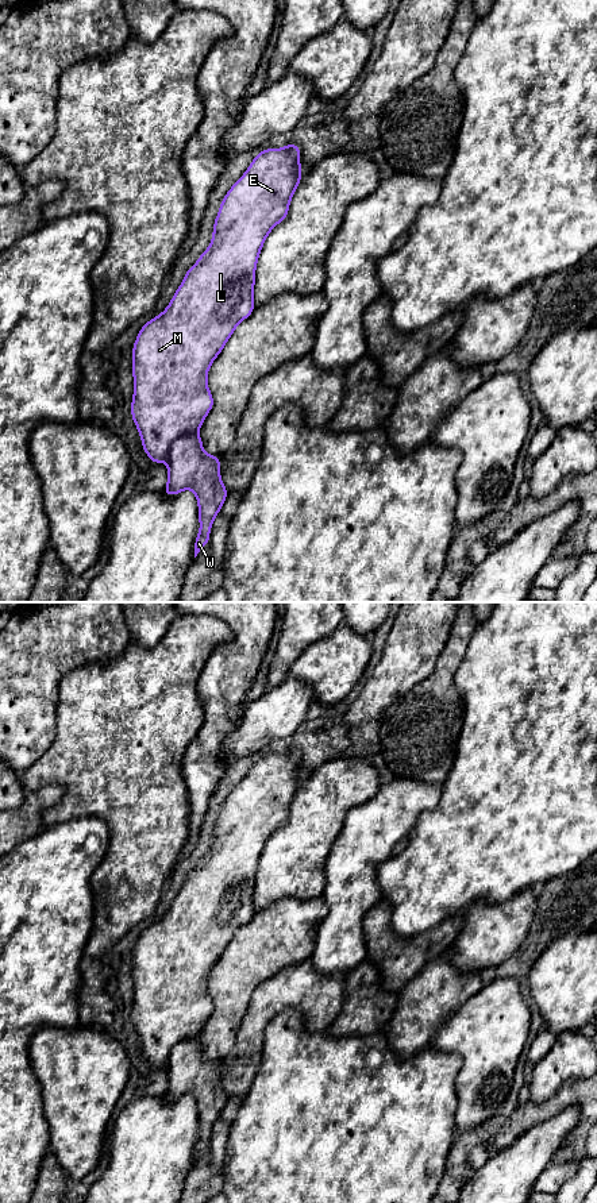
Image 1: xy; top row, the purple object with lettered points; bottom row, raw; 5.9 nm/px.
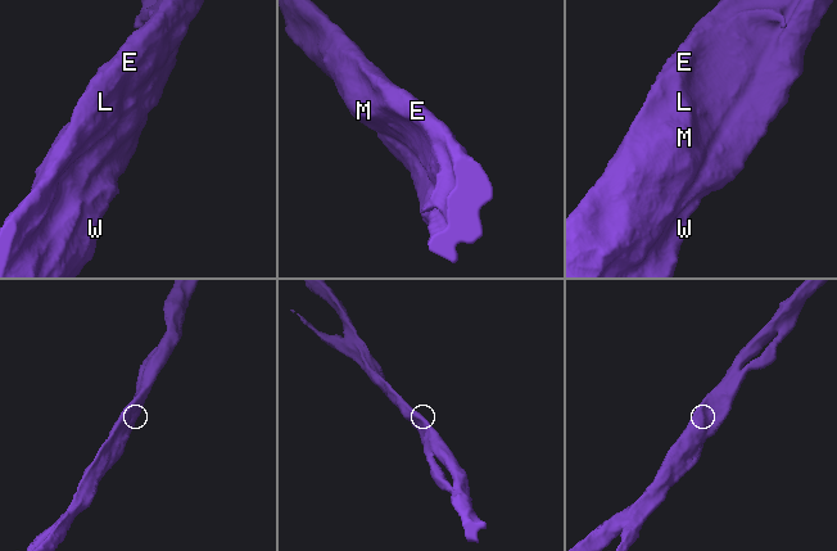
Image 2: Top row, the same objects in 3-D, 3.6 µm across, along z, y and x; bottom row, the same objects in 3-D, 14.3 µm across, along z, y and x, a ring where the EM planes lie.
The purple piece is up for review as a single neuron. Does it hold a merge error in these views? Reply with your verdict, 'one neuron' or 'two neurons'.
two neurons

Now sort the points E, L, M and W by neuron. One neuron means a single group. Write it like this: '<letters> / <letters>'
E L M / W

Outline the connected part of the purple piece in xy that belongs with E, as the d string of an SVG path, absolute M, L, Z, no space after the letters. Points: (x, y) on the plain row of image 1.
M289 748L284 753L262 755L223 802L209 852L188 874L167 913L139 936L132 952L131 1021L139 1036L143 1054L153 1068L166 1065L170 1050L178 1042L197 1036L212 1014L213 1002L207 990L211 968L217 963L238 929L247 924L255 913L253 895L259 857L269 837L286 824L289 807L300 788L301 778L297 749Z

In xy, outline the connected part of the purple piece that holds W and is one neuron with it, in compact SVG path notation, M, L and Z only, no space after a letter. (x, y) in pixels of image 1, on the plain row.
M197 1036L178 1042L169 1054L167 1091L163 1098L176 1100L190 1094L199 1108L200 1135L194 1145L194 1162L209 1148L209 1137L215 1122L228 1098L220 1084L220 1061L203 1056L203 1046Z

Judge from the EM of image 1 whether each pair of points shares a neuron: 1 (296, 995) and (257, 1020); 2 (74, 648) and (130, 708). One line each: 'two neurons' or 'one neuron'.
1: one neuron
2: two neurons

